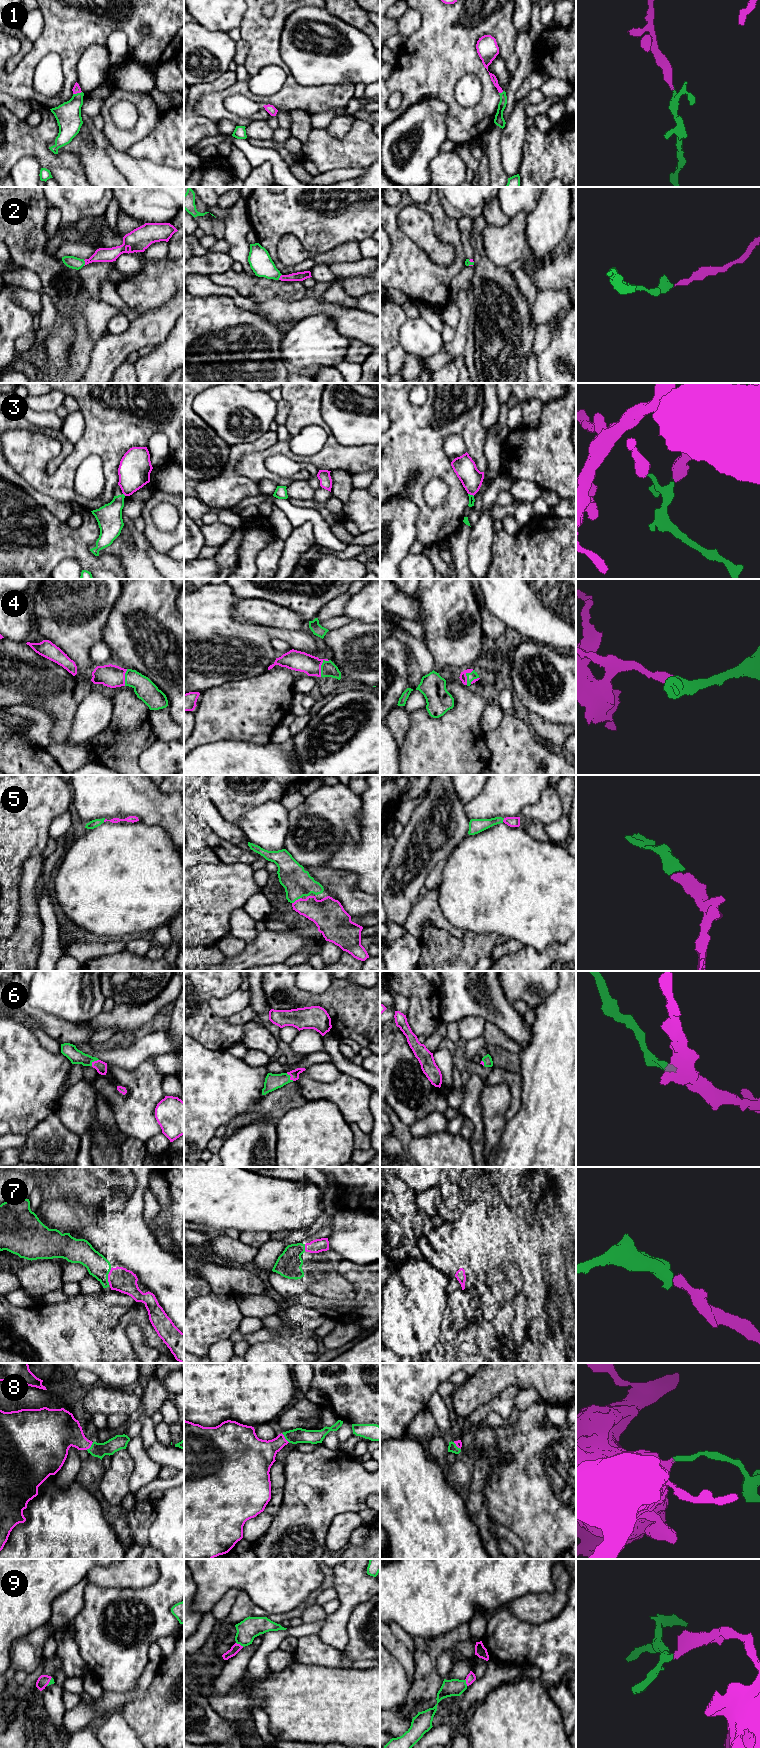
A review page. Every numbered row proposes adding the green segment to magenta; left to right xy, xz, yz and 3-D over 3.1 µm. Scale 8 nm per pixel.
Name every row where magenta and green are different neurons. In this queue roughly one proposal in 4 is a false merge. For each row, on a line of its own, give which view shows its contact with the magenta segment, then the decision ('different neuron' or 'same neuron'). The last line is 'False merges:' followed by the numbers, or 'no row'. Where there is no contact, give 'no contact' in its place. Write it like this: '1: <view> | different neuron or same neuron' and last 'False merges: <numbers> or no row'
1: xy | same neuron
2: xy | same neuron
3: yz | different neuron
4: xz | same neuron
5: xz | same neuron
6: xz | same neuron
7: xy | same neuron
8: xz | same neuron
9: xz | same neuron
False merges: 3

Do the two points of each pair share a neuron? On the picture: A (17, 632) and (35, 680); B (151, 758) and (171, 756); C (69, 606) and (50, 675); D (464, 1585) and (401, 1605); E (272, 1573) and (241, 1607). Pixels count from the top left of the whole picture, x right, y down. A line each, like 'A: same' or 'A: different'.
A: different
B: same
C: different
D: same
E: different

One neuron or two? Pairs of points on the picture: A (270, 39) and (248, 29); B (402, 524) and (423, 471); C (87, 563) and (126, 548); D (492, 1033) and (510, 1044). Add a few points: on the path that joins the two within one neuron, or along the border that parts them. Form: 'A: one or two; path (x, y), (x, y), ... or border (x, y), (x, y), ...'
A: one; path (265, 37), (258, 30), (253, 29)
B: two; border (390, 497), (407, 496), (417, 506), (416, 524)
C: two; border (99, 555), (114, 554), (120, 560), (122, 568)
D: one; path (496, 1037), (506, 1042)

